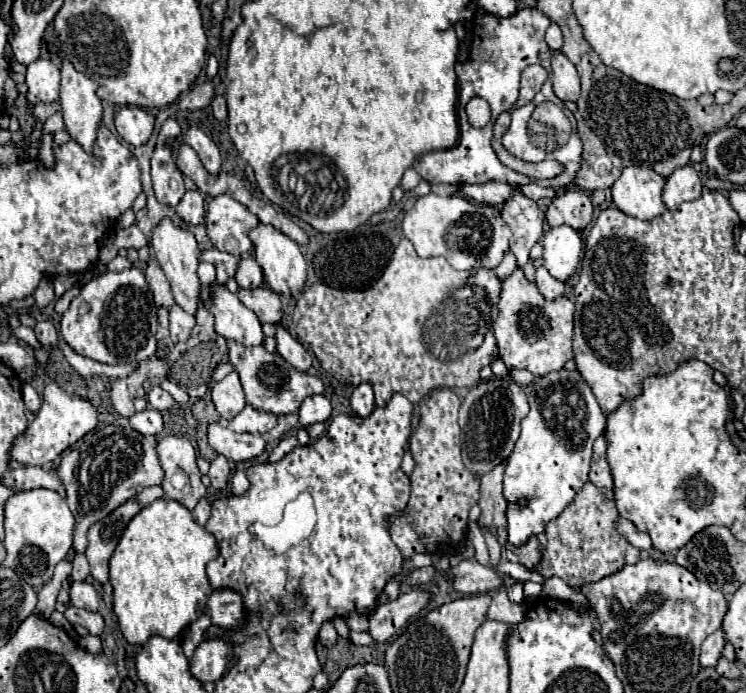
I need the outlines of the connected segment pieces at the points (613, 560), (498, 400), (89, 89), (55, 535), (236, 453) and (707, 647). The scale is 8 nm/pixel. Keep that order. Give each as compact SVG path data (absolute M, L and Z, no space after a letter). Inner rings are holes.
M587 482L575 496L575 500L547 524L547 546L543 560L537 566L537 572L545 578L557 576L567 582L571 588L579 588L589 582L597 582L605 576L619 572L627 564L635 564L641 558L641 552L633 548L617 532L619 512L615 508L615 498L611 488L599 488Z
M497 376L493 380L479 382L475 388L471 388L459 410L459 426L463 436L461 440L463 464L477 476L483 476L497 464L507 460L519 438L519 424L527 416L527 412L529 412L527 394L509 376L503 378Z
M69 62L61 64L61 114L65 120L65 130L85 152L93 152L93 144L97 140L97 128L103 122L101 98L95 92L97 92L95 82L91 82L85 74L77 72Z
M25 490L9 496L5 502L5 540L7 558L3 560L5 568L15 570L29 586L41 588L51 580L55 566L65 558L67 550L73 544L75 518L65 502L53 490Z
M223 424L209 426L209 446L233 462L247 462L261 456L267 442L259 434L237 434Z
M721 630L707 636L701 646L701 668L715 668L717 660L721 658L721 650L725 644L725 636Z

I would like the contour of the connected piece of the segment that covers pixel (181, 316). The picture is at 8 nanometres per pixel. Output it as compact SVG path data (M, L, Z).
M175 304L169 310L169 330L171 330L173 344L185 342L193 330L193 326L195 326L195 318L191 314L187 314L181 306Z

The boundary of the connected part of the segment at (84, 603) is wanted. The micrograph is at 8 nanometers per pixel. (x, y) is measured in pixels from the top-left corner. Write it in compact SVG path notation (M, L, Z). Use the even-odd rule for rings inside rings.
M75 582L69 596L77 608L85 608L89 612L97 612L99 608L99 594L91 582Z

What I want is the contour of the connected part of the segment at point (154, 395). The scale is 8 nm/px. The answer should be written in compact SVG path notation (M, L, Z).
M153 386L151 388L151 392L147 394L147 402L155 408L155 410L169 410L173 404L175 404L175 400L173 400L173 396L167 392L167 390L163 390L161 386Z

